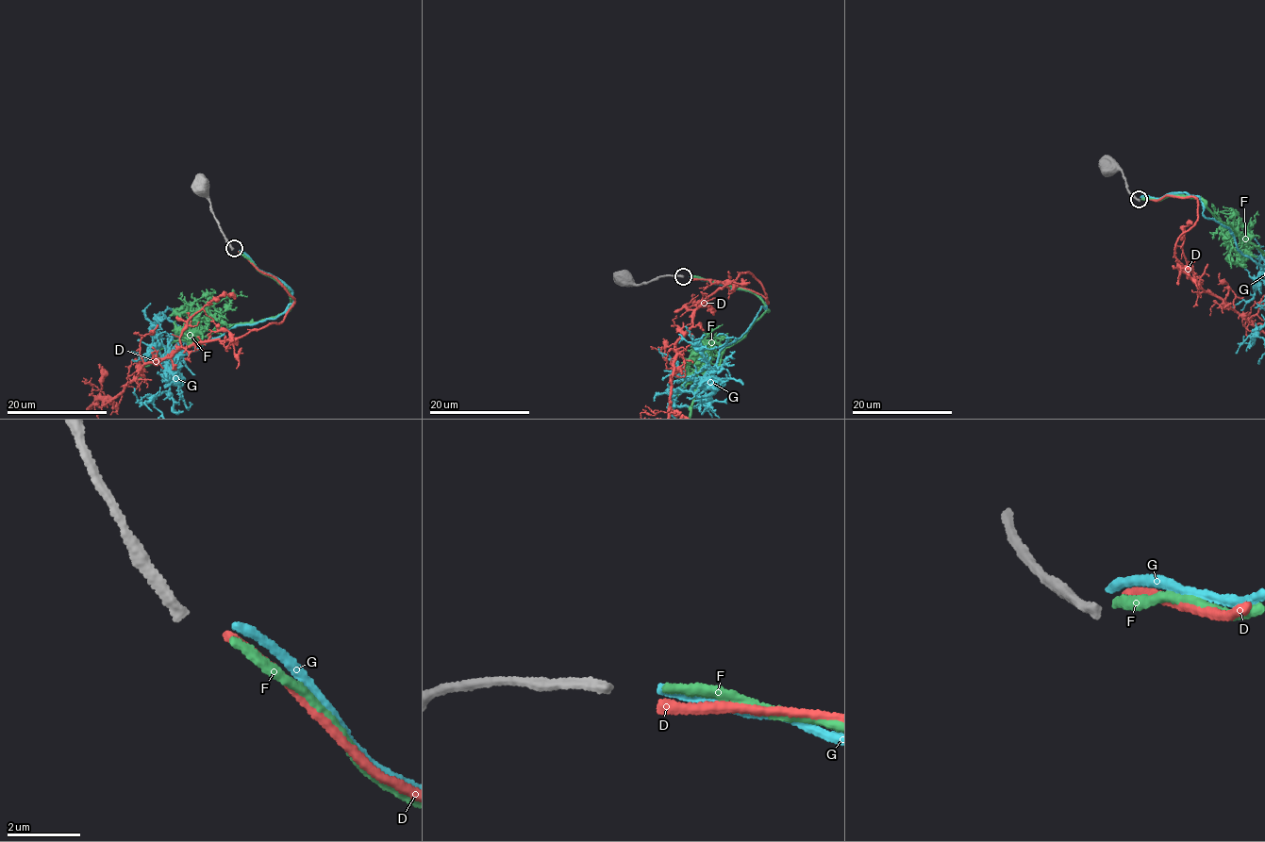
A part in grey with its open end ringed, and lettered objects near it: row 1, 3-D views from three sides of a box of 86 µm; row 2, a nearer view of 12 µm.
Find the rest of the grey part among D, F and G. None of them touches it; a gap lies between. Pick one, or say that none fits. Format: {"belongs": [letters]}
{"belongs": ["D"]}

